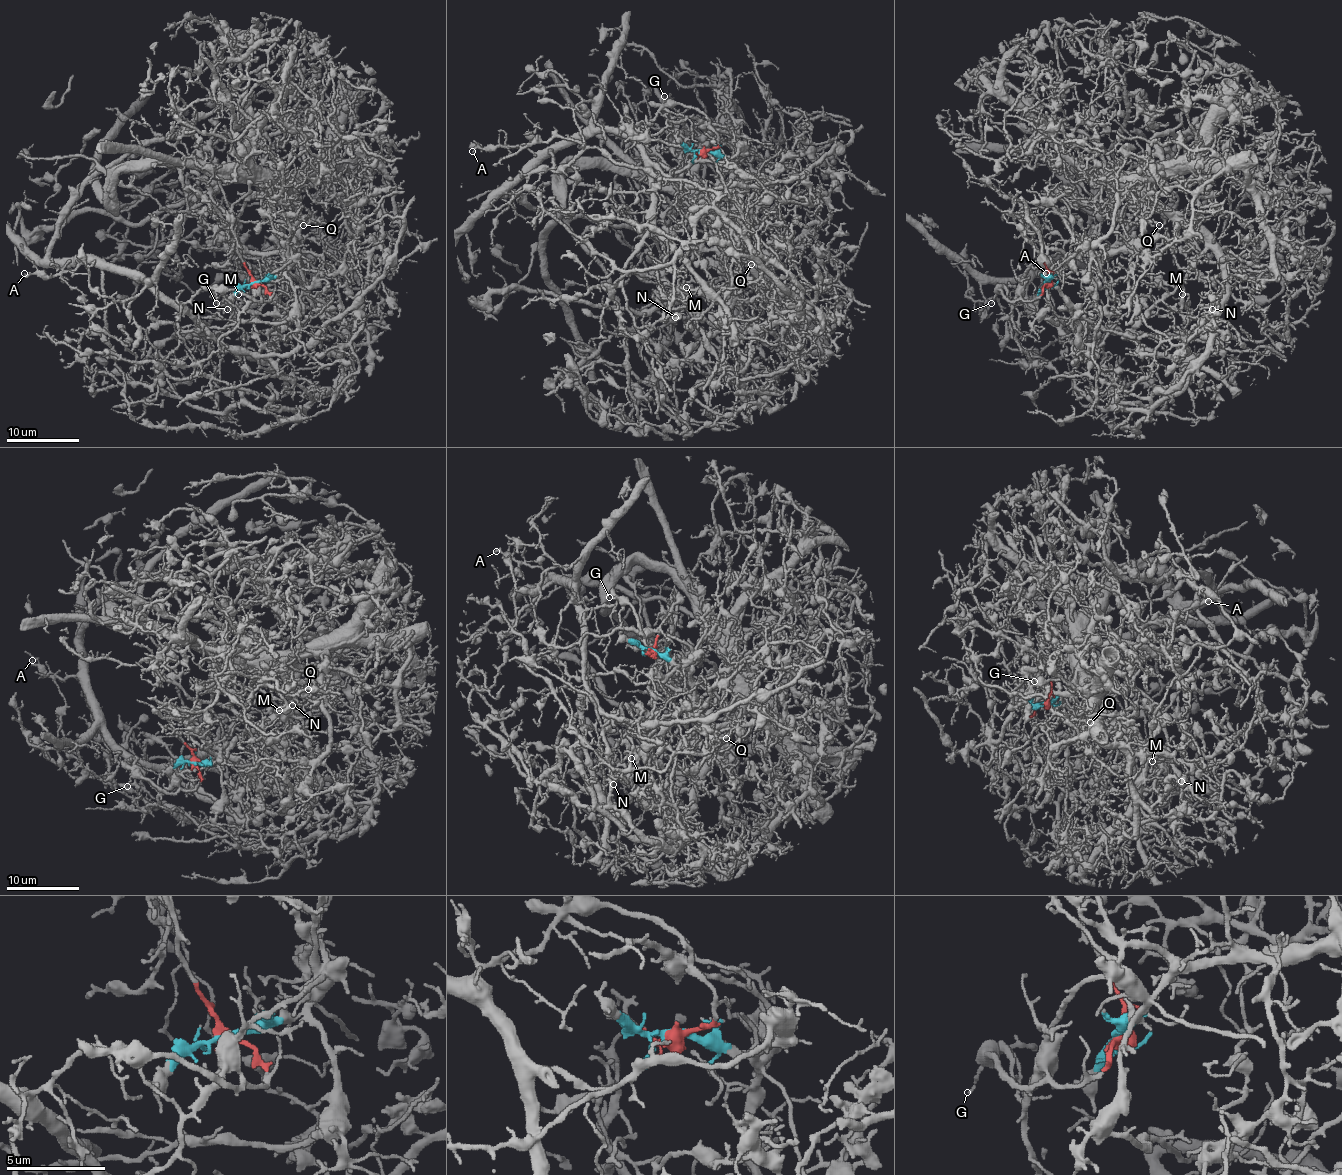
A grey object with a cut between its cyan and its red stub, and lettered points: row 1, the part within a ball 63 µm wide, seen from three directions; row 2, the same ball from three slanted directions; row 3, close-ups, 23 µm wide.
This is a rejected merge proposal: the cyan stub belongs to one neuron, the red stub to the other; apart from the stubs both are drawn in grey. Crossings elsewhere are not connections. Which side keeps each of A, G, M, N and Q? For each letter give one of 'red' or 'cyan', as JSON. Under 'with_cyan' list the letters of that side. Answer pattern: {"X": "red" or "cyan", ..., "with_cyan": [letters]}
{"A": "red", "G": "red", "M": "cyan", "N": "cyan", "Q": "cyan", "with_cyan": ["M", "N", "Q"]}

